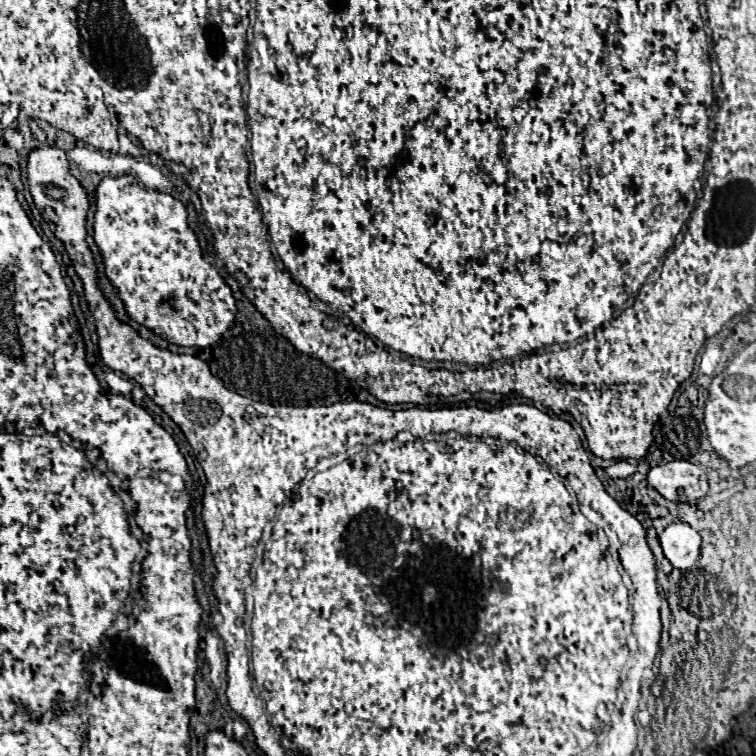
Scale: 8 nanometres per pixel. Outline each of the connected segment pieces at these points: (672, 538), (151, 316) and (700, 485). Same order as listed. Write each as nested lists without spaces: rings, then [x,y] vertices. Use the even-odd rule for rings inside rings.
[[[674,523],[666,528],[659,541],[666,559],[680,571],[690,569],[700,557],[700,535],[687,523]]]
[[[132,175],[106,177],[96,189],[96,221],[94,241],[104,255],[106,275],[118,289],[126,305],[126,313],[156,335],[182,347],[208,347],[232,327],[236,319],[236,303],[230,287],[220,273],[204,261],[198,239],[188,227],[186,207],[168,193],[146,189]]]
[[[673,460],[650,469],[648,486],[670,501],[690,501],[706,495],[708,481],[700,465],[686,460]]]

